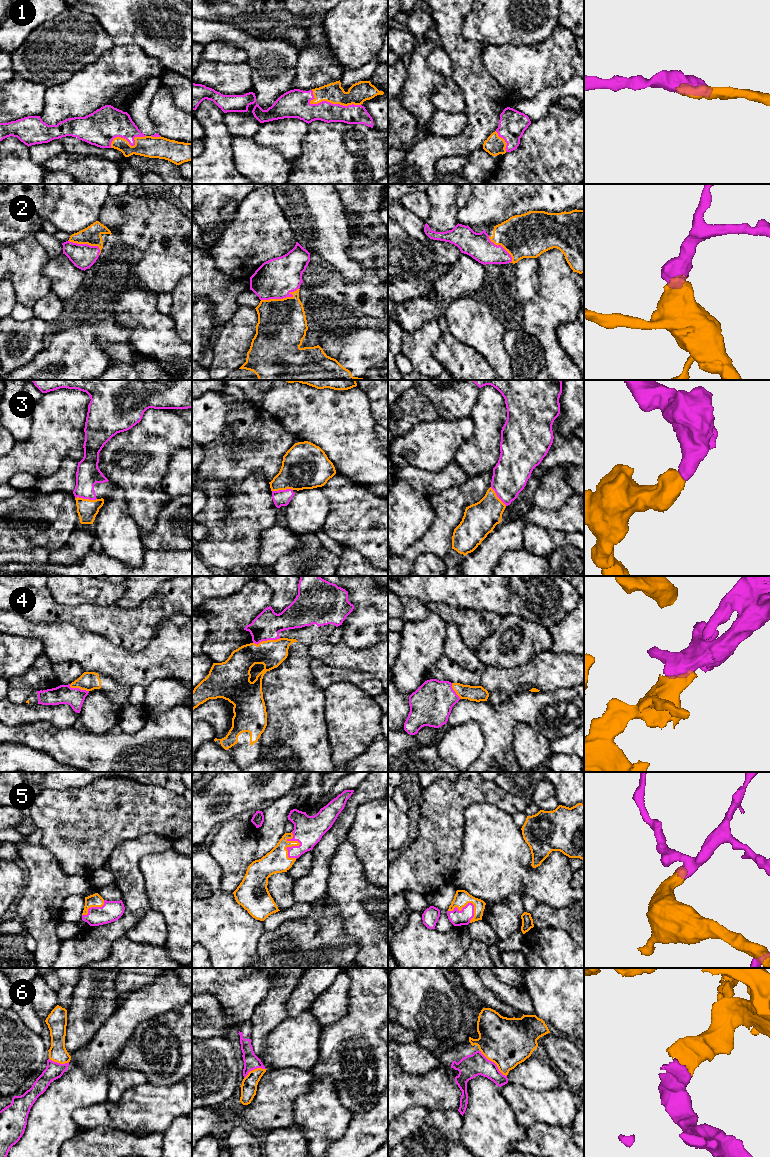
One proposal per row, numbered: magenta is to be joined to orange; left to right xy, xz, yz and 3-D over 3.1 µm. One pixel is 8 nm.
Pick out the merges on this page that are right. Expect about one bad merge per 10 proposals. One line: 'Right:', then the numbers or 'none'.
Right: 1, 2, 3, 4, 5, 6

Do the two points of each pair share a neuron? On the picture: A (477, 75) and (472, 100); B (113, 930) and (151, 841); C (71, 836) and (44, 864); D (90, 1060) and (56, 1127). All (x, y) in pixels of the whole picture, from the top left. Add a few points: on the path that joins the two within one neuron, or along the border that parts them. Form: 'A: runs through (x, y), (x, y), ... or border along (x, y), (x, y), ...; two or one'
A: runs through (477, 81), (477, 94); one
B: runs through (133, 910), (133, 863); one
C: border along (40, 842), (50, 851), (59, 866), (67, 873); two
D: border along (106, 1064), (93, 1075), (69, 1065); two

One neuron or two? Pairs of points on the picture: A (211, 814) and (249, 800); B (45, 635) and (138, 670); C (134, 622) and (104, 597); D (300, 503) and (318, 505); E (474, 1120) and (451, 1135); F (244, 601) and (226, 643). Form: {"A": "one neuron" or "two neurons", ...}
{"A": "one neuron", "B": "one neuron", "C": "two neurons", "D": "one neuron", "E": "two neurons", "F": "one neuron"}

